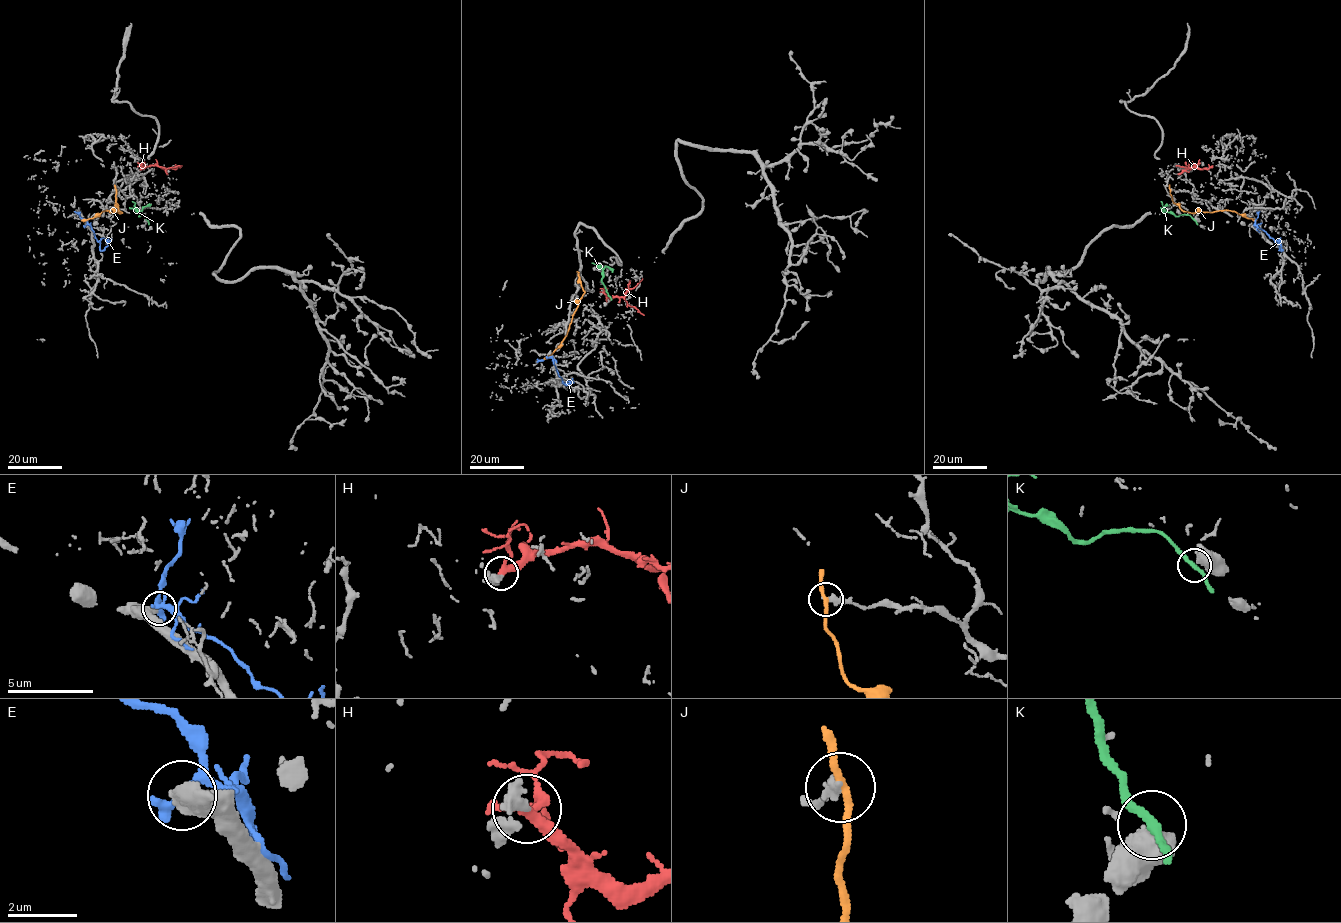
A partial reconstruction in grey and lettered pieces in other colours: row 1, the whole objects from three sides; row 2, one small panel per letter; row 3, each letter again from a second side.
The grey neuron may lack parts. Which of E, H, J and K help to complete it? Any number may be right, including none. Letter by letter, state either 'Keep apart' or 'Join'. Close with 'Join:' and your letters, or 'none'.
E: Keep apart
H: Join
J: Keep apart
K: Keep apart
Join: H

